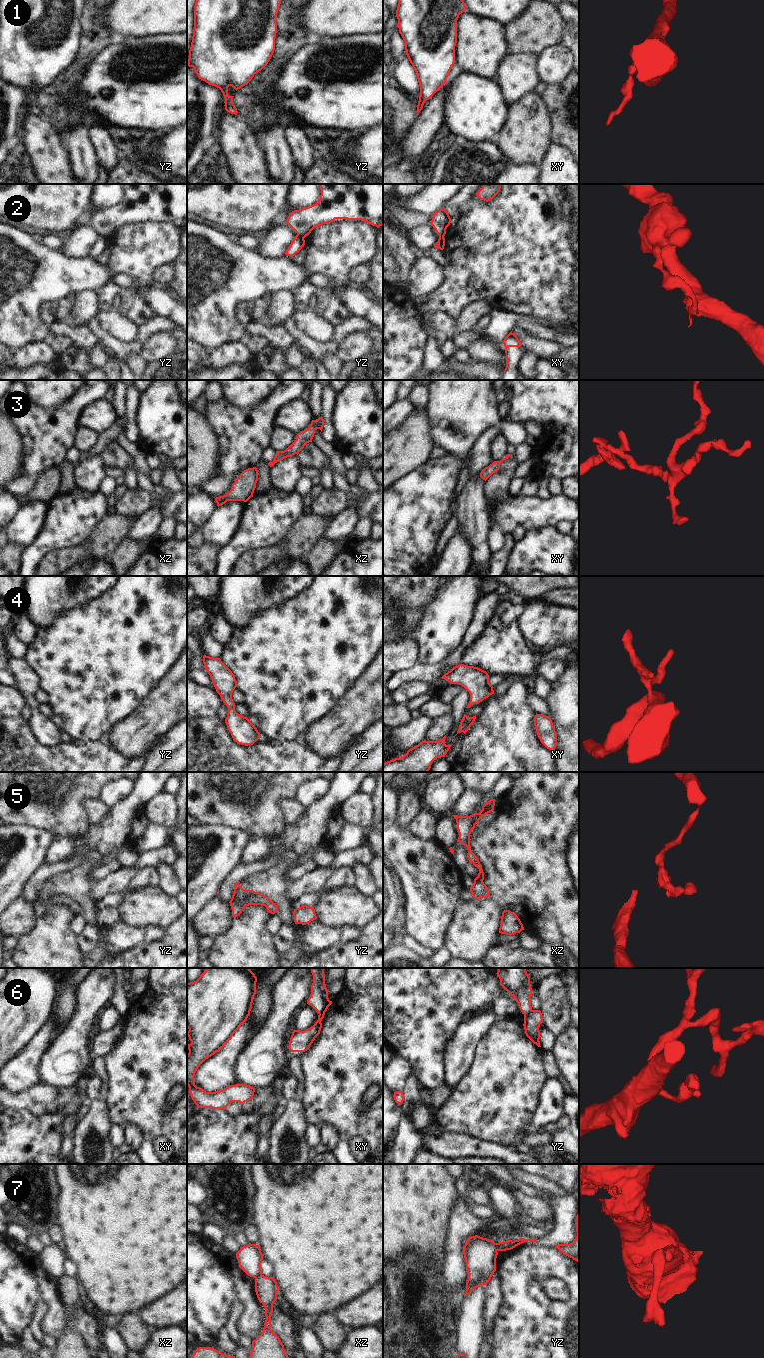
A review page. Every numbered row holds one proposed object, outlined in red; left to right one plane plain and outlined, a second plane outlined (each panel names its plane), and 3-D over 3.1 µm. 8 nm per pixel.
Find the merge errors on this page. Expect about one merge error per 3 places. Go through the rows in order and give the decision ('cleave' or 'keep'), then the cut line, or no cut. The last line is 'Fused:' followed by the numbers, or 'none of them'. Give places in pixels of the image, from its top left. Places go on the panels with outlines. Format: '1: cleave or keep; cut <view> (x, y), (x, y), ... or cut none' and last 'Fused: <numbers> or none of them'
1: keep; cut none
2: cleave; cut yz (297, 234), (303, 239)
3: keep; cut none
4: keep; cut none
5: keep; cut none
6: cleave; cut yz (532, 1010), (524, 1015)
7: cleave; cut yz (495, 1243), (497, 1250)
Fused: 2, 6, 7

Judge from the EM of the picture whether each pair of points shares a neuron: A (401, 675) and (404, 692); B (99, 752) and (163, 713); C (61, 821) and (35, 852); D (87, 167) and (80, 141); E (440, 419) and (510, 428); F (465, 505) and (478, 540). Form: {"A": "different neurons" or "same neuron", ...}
{"A": "different neurons", "B": "different neurons", "C": "different neurons", "D": "same neuron", "E": "same neuron", "F": "same neuron"}

